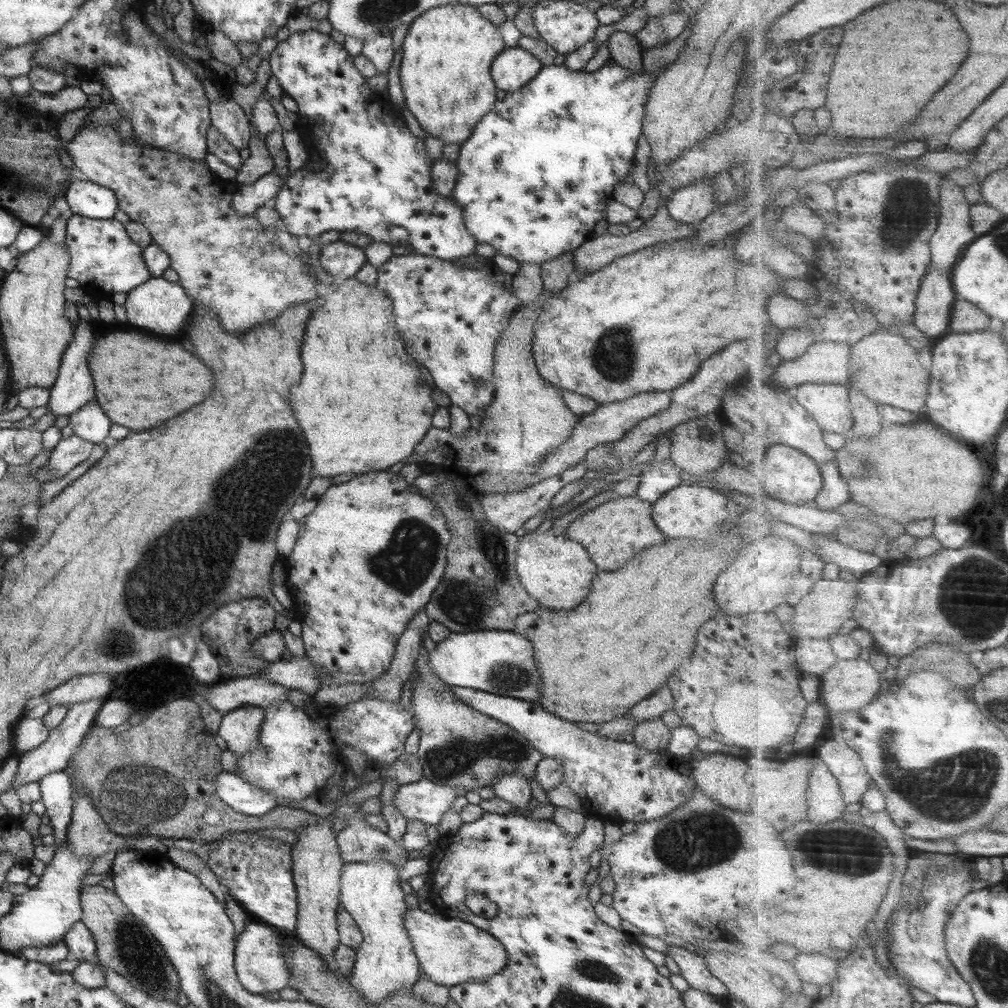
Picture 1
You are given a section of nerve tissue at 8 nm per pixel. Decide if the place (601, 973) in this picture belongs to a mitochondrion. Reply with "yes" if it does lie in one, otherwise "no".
yes

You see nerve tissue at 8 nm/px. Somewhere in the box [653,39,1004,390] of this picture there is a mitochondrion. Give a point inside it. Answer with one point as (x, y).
(909, 214)

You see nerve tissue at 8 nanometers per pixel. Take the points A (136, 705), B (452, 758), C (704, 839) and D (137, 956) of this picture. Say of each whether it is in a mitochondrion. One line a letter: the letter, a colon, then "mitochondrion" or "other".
A: other
B: mitochondrion
C: mitochondrion
D: mitochondrion

